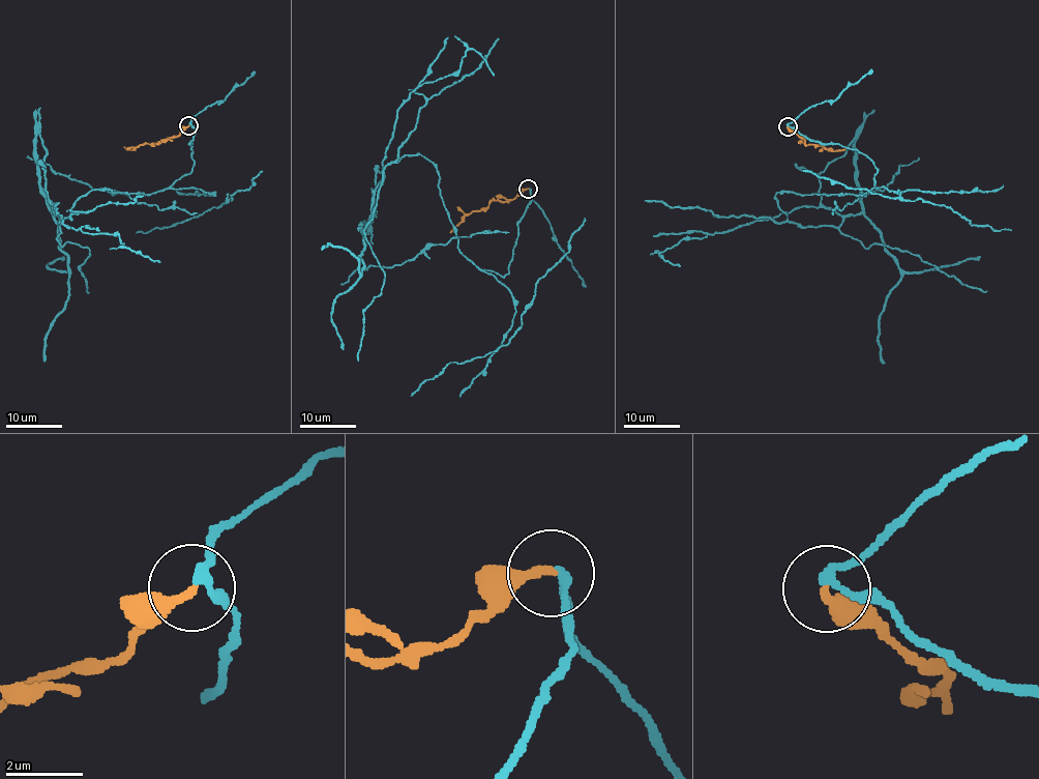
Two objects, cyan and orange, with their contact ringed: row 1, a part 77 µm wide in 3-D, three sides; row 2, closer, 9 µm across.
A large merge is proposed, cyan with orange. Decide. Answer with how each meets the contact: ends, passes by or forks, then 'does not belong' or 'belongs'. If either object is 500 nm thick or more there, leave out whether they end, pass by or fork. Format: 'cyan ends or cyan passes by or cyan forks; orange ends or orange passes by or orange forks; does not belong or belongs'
cyan passes by; orange ends; does not belong

